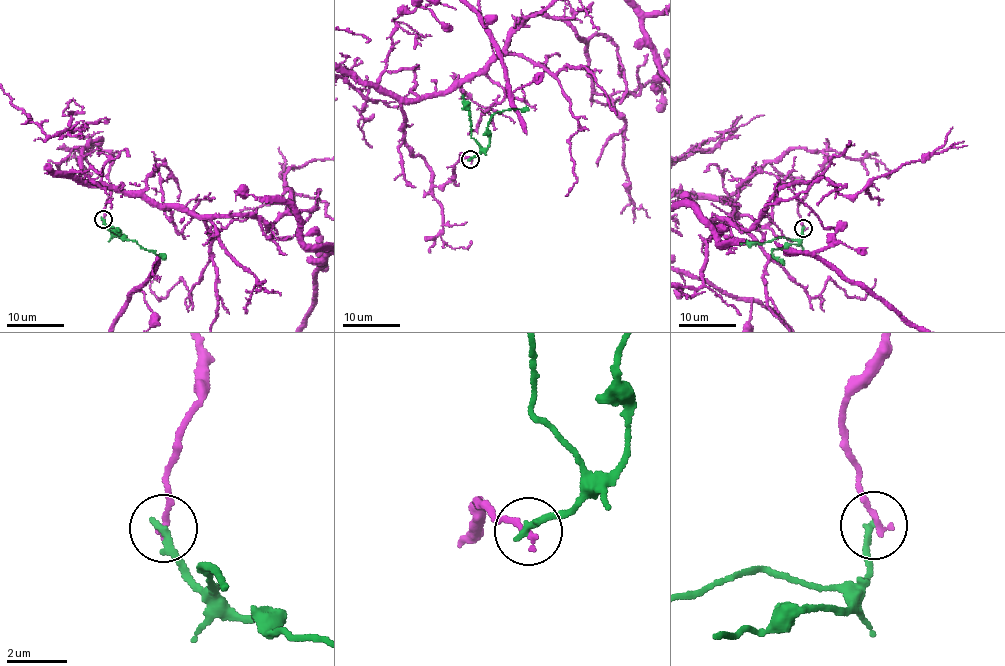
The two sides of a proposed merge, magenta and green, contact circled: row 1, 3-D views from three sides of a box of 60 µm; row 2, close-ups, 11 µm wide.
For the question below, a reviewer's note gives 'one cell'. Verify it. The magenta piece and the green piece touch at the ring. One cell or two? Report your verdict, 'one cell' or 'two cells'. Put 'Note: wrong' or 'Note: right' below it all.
two cells
Note: wrong

